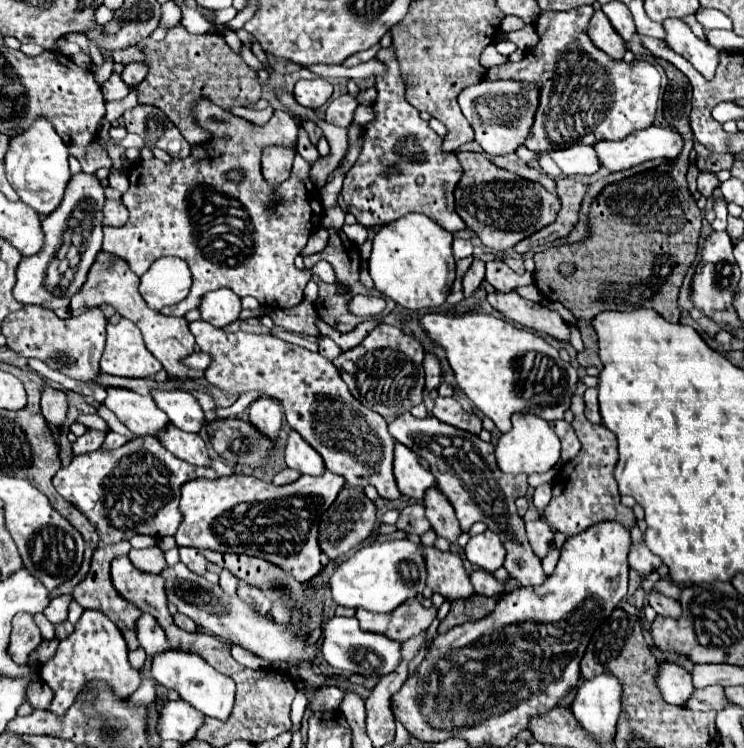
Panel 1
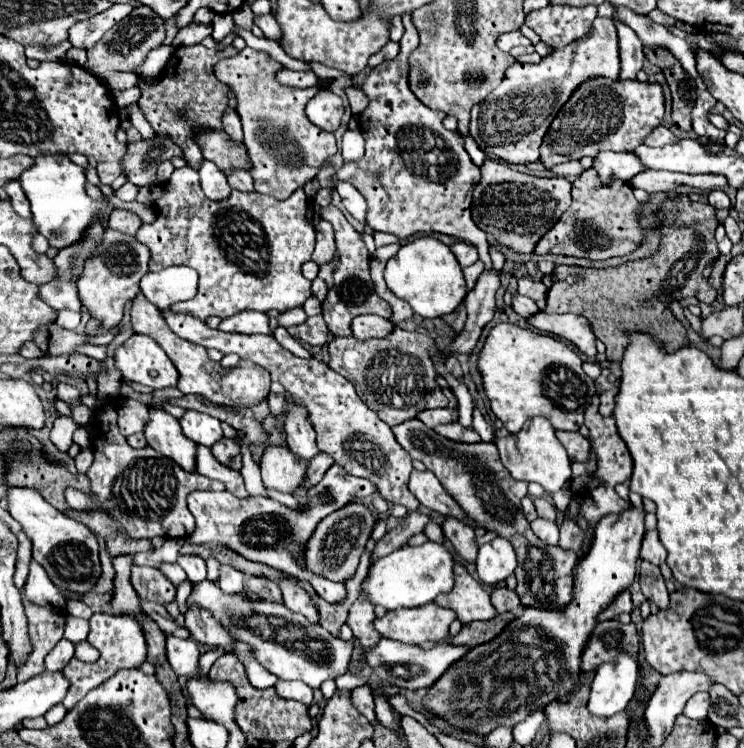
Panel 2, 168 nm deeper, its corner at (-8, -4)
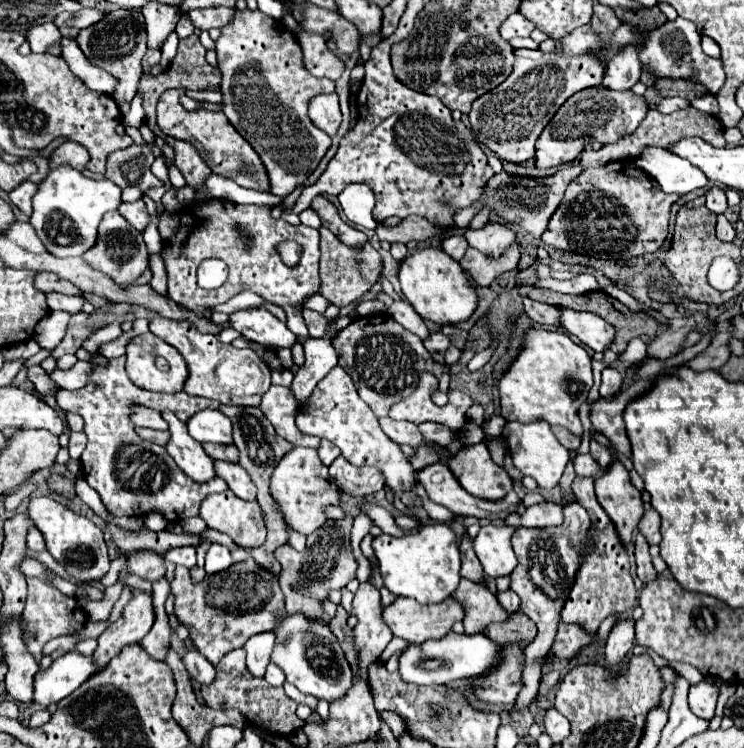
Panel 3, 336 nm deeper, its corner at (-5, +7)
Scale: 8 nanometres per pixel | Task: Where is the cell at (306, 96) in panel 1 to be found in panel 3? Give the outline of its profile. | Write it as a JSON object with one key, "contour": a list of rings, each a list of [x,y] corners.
{"contour":[[[328,93],[328,95],[312,97],[310,107],[308,107],[308,115],[316,127],[326,131],[328,135],[334,135],[340,121],[342,121],[342,113],[338,107],[338,95]]]}

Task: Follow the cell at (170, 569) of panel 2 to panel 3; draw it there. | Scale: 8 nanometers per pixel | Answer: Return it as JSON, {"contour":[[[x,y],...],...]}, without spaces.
{"contour":[[[252,557],[242,563],[234,563],[224,573],[206,575],[204,583],[198,585],[190,581],[188,569],[176,567],[172,593],[176,595],[174,615],[190,629],[196,649],[212,665],[216,665],[228,651],[242,647],[248,637],[270,631],[274,625],[274,613],[284,615],[284,595],[280,591],[278,577],[258,567]]]}

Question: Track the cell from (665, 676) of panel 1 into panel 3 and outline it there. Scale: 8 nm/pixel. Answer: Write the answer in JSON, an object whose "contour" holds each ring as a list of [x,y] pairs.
{"contour":[[[702,681],[696,685],[690,685],[688,693],[688,703],[694,715],[702,719],[712,719],[714,709],[716,709],[716,699],[718,699],[718,687]]]}

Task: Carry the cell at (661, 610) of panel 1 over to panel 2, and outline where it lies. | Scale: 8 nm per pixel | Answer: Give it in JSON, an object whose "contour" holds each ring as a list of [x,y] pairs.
{"contour":[[[643,560],[639,568],[639,584],[647,600],[655,602],[661,610],[669,608],[669,592],[665,588],[665,580],[659,572],[659,566],[653,566],[651,562]]]}

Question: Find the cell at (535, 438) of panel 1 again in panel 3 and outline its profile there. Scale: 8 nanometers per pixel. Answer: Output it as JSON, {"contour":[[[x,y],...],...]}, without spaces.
{"contour":[[[532,421],[532,423],[506,423],[502,431],[504,441],[508,443],[510,455],[514,465],[524,473],[530,475],[542,489],[552,489],[558,485],[562,471],[570,459],[570,451],[560,445],[556,435],[552,433],[546,421]]]}

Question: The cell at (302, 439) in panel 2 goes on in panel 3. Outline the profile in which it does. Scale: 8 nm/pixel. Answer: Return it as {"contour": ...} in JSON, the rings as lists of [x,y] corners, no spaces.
{"contour":[[[338,317],[334,323],[330,323],[330,329],[326,331],[324,337],[320,337],[320,339],[310,337],[304,343],[306,361],[296,371],[292,387],[290,387],[294,393],[298,409],[308,401],[308,397],[312,395],[318,381],[338,363],[338,357],[330,345],[330,339],[332,339],[332,333],[336,333],[336,329],[344,329],[348,323],[350,323],[350,317]]]}

